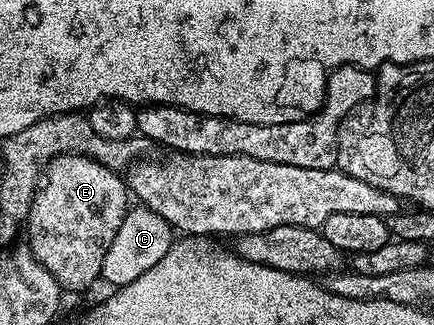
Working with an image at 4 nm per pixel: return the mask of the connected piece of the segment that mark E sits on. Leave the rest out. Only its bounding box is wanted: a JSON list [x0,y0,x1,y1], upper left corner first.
[24,151,128,290]

